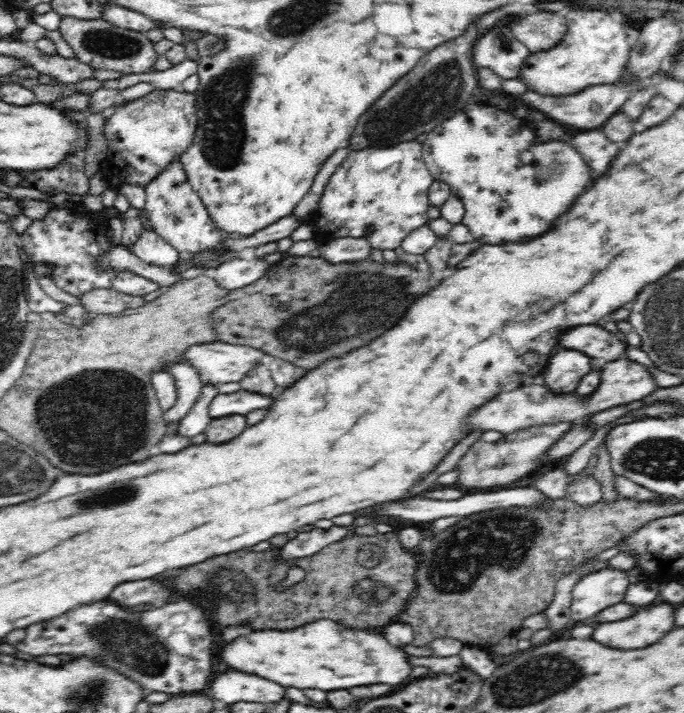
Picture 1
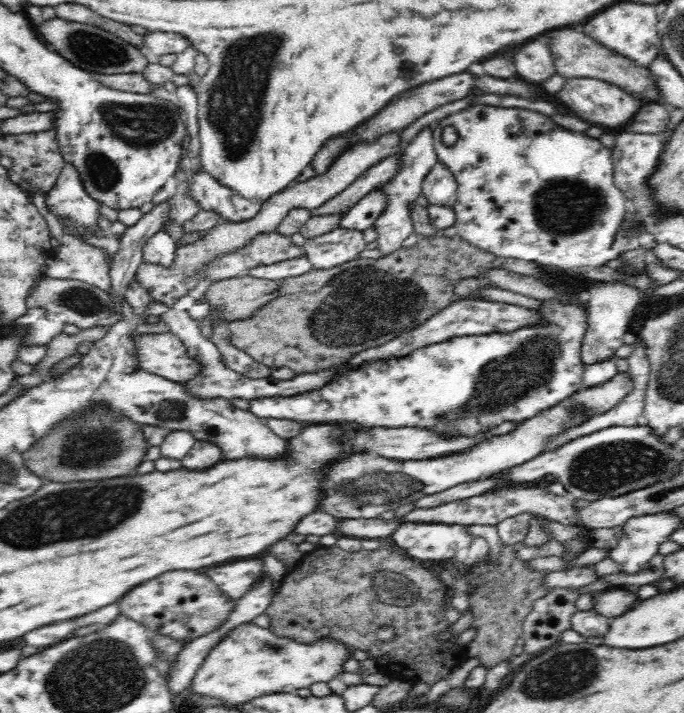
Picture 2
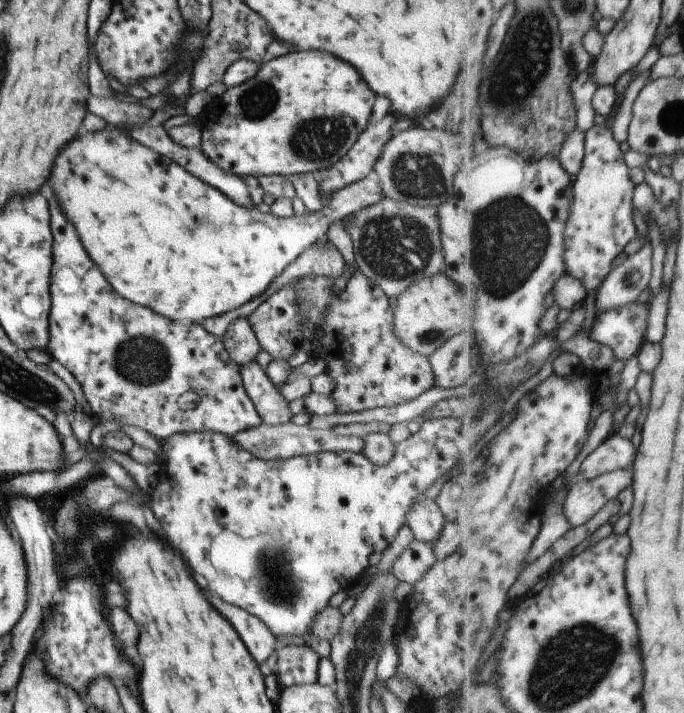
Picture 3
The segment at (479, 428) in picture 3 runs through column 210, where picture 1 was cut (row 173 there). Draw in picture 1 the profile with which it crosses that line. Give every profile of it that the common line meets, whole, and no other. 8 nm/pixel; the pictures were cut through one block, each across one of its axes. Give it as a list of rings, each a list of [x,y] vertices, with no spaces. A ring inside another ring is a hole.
[[[472,101],[427,134],[422,143],[422,156],[434,180],[449,184],[452,194],[463,202],[465,215],[461,222],[470,229],[479,244],[524,242],[542,236],[552,230],[556,218],[568,212],[568,208],[590,188],[592,182],[592,168],[584,166],[582,154],[574,150],[574,146],[562,140],[538,142],[534,130],[522,124],[522,120],[494,108],[494,105]]]

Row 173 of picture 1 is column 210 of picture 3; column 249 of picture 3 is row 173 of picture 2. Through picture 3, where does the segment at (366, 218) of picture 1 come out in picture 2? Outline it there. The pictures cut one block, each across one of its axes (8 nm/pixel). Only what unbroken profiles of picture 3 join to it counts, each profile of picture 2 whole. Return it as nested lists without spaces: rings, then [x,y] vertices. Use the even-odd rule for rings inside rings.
[[[429,127],[422,128],[418,134],[401,150],[402,168],[380,188],[384,193],[386,208],[383,213],[378,216],[373,228],[377,232],[376,244],[378,250],[382,251],[384,255],[392,254],[402,247],[408,236],[410,236],[416,228],[412,224],[412,217],[410,216],[410,208],[415,204],[416,200],[422,196],[422,184],[427,174],[432,171],[432,168],[437,166],[438,157],[433,143],[433,132]]]

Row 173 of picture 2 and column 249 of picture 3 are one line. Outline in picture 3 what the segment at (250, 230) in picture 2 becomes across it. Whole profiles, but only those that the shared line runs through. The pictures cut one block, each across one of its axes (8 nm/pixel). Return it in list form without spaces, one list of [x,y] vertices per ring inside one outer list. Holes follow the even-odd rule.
[[[239,317],[230,322],[230,326],[223,334],[223,343],[232,360],[240,368],[255,360],[261,350],[258,338],[246,317]]]

